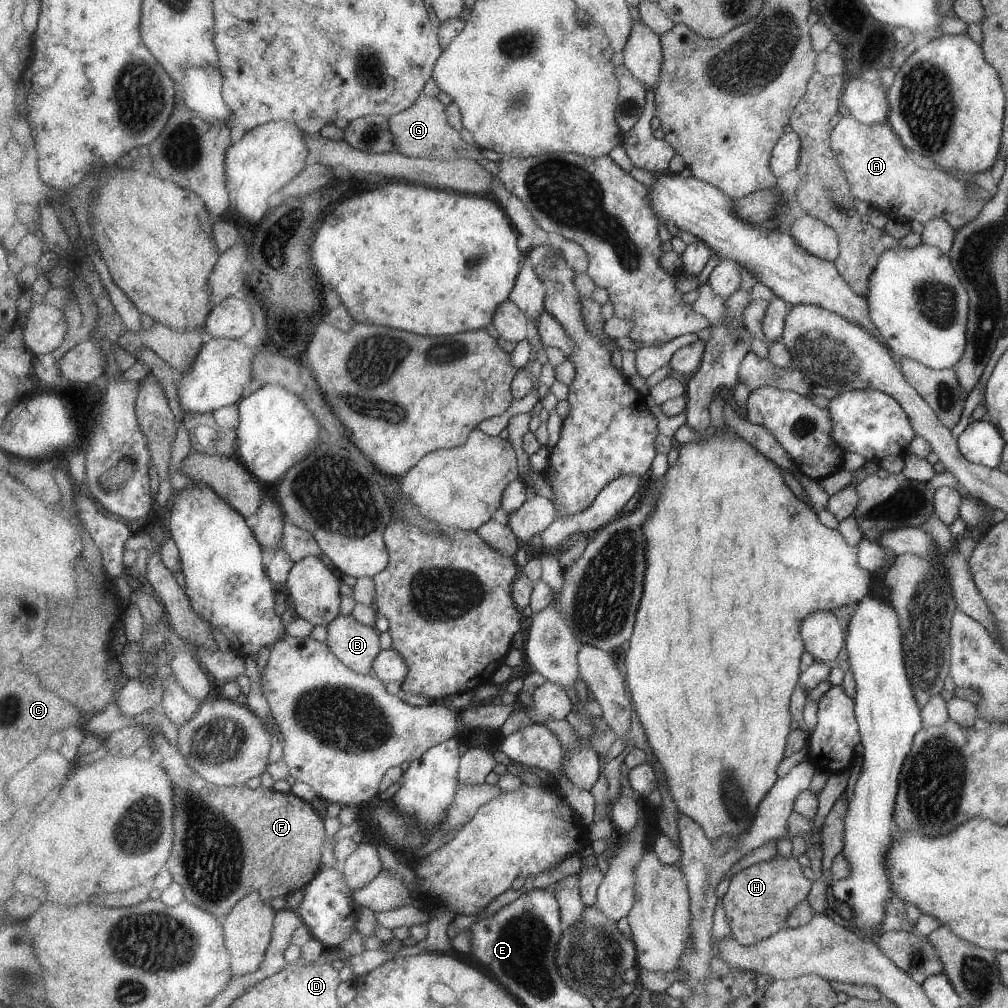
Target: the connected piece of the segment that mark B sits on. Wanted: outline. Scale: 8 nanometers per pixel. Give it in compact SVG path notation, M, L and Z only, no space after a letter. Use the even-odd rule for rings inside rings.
M352 613L342 616L337 615L335 620L328 624L328 647L336 654L349 668L356 673L374 674L373 663L382 651L380 633L375 627L363 624L357 620Z

